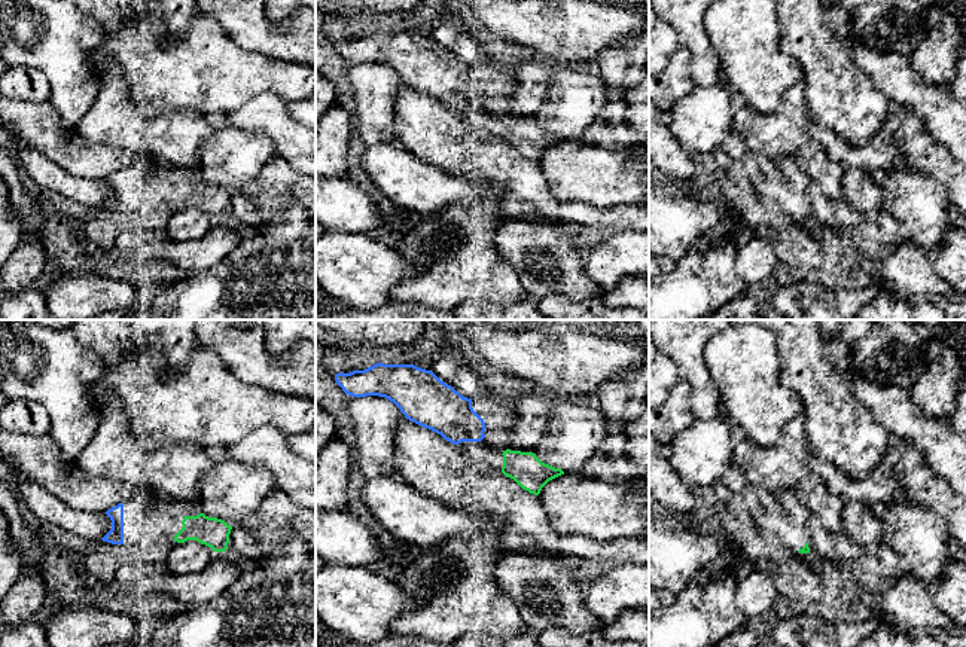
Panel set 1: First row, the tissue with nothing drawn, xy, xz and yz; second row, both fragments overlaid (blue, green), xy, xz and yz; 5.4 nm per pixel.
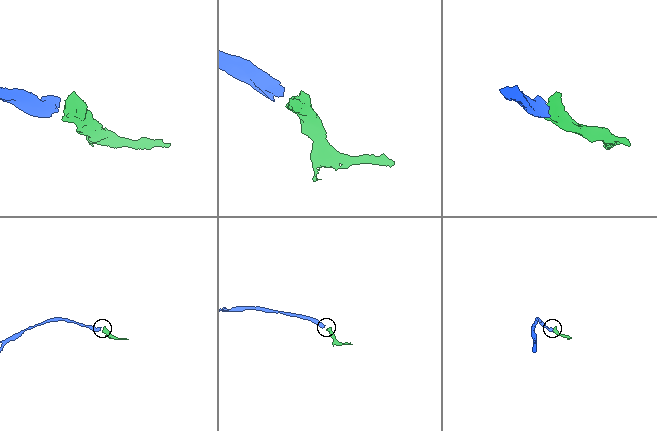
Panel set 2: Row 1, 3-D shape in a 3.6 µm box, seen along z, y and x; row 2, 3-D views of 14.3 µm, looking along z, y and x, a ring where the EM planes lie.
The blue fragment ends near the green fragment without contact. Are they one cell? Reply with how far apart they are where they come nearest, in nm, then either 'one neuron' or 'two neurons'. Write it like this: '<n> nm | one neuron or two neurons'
130 nm | one neuron

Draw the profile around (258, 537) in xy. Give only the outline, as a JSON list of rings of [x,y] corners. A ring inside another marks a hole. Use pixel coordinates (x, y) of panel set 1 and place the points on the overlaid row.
[[[275,486],[253,516],[232,527],[226,550],[238,561],[266,559],[292,531],[296,531],[308,544],[310,552],[316,555],[316,512],[295,504],[286,492]]]

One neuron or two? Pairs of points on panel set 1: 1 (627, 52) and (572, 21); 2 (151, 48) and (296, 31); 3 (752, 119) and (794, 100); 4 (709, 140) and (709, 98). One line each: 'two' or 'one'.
1: two
2: two
3: one
4: one

